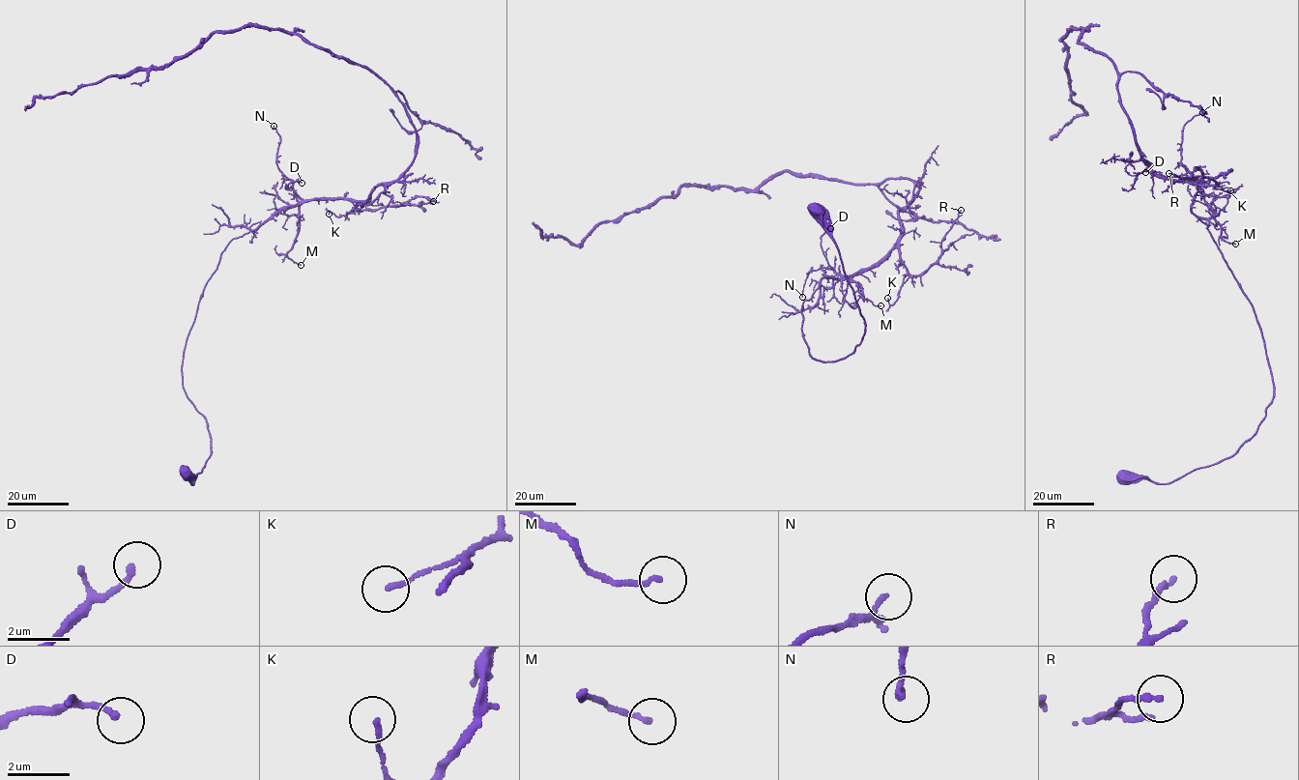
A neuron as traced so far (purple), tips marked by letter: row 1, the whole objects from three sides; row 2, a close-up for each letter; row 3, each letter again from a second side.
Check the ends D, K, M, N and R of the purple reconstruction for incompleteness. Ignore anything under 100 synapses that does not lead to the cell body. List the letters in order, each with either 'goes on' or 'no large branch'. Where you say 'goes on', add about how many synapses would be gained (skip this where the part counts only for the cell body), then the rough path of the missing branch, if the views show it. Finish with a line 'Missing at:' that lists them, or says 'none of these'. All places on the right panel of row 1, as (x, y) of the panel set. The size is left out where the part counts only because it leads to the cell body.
D: no large branch
K: no large branch
M: no large branch
N: no large branch
R: no large branch
Missing at: none of these

